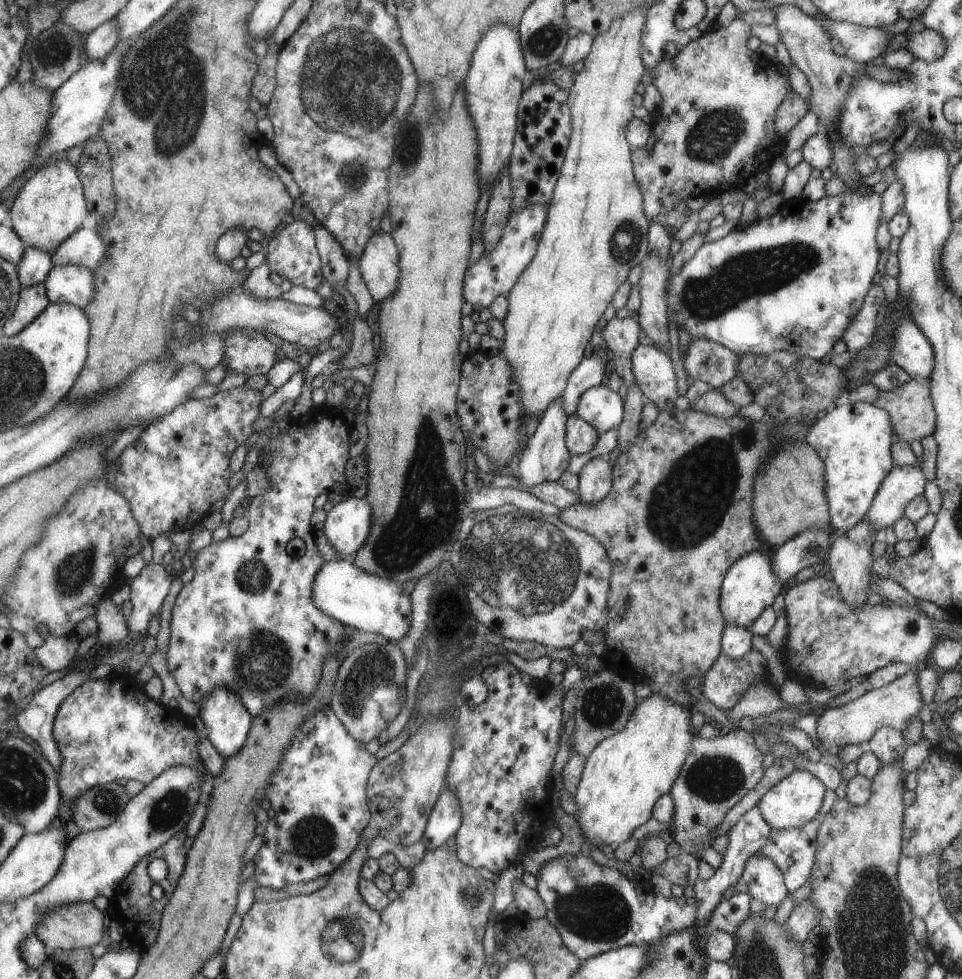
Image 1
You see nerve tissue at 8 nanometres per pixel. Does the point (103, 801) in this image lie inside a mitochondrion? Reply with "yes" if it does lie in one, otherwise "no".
yes

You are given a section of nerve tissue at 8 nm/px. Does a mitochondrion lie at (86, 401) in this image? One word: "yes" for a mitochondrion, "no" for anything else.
no

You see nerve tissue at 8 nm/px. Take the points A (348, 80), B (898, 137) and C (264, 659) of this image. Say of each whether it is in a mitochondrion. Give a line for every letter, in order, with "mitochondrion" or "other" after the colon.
A: mitochondrion
B: other
C: mitochondrion

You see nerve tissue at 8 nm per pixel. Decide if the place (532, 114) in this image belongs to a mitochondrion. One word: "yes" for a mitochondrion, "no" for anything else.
no

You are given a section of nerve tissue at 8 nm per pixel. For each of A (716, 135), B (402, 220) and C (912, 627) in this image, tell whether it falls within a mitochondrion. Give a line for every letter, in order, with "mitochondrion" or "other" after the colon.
A: mitochondrion
B: other
C: other

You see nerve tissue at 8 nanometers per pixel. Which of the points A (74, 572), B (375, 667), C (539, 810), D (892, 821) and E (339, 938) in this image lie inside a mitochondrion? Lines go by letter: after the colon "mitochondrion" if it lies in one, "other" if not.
A: mitochondrion
B: mitochondrion
C: other
D: other
E: mitochondrion

